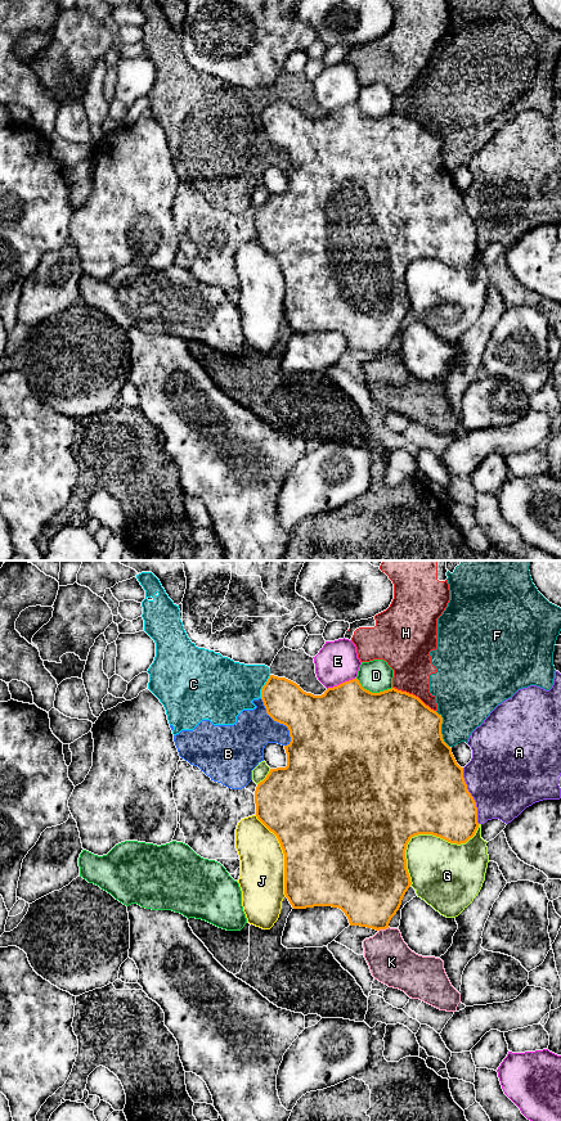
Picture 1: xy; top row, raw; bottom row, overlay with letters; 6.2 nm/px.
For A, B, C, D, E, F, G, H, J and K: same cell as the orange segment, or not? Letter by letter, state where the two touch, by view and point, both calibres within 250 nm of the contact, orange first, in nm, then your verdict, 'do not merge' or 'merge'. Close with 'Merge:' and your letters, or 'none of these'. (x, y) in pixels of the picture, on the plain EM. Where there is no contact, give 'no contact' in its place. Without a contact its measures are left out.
A: xy (471, 220) | 460/480 nm | do not merge
B: xy (278, 145) | 380/260 nm | do not merge
C: xy (263, 111) | 260/360 nm | do not merge
D: xy (373, 117) | 500/200 nm | do not merge
E: xy (342, 107) | 460/260 nm | do not merge
F: xy (440, 153) | 500/360 nm | do not merge
G: xy (423, 257) | 500/360 nm | do not merge
H: xy (414, 120) | 500/260 nm | do not merge
J: xy (285, 280) | 500/280 nm | do not merge
K: xy (384, 352) | 420/280 nm | do not merge
Merge: none of these

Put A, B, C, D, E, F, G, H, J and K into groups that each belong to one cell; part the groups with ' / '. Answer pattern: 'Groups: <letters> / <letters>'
Groups: A / B C / D / E / F / G / H / J / K

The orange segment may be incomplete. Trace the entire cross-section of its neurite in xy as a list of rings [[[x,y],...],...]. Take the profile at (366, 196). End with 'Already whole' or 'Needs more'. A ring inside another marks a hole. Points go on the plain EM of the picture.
[[[270,99],[261,113],[261,123],[266,138],[274,145],[286,149],[291,161],[291,166],[284,170],[287,190],[270,193],[266,202],[257,208],[255,215],[256,240],[277,260],[284,278],[286,321],[293,333],[338,332],[347,341],[350,350],[360,350],[376,355],[389,352],[391,342],[399,334],[401,324],[412,309],[405,283],[405,274],[410,262],[418,258],[432,258],[450,267],[461,269],[472,262],[479,252],[476,226],[467,213],[463,192],[457,188],[452,172],[443,163],[441,139],[426,130],[418,121],[395,112],[372,117],[364,113],[356,102],[328,112],[322,120],[314,120],[304,116],[300,109],[286,102]]]. Already whole

